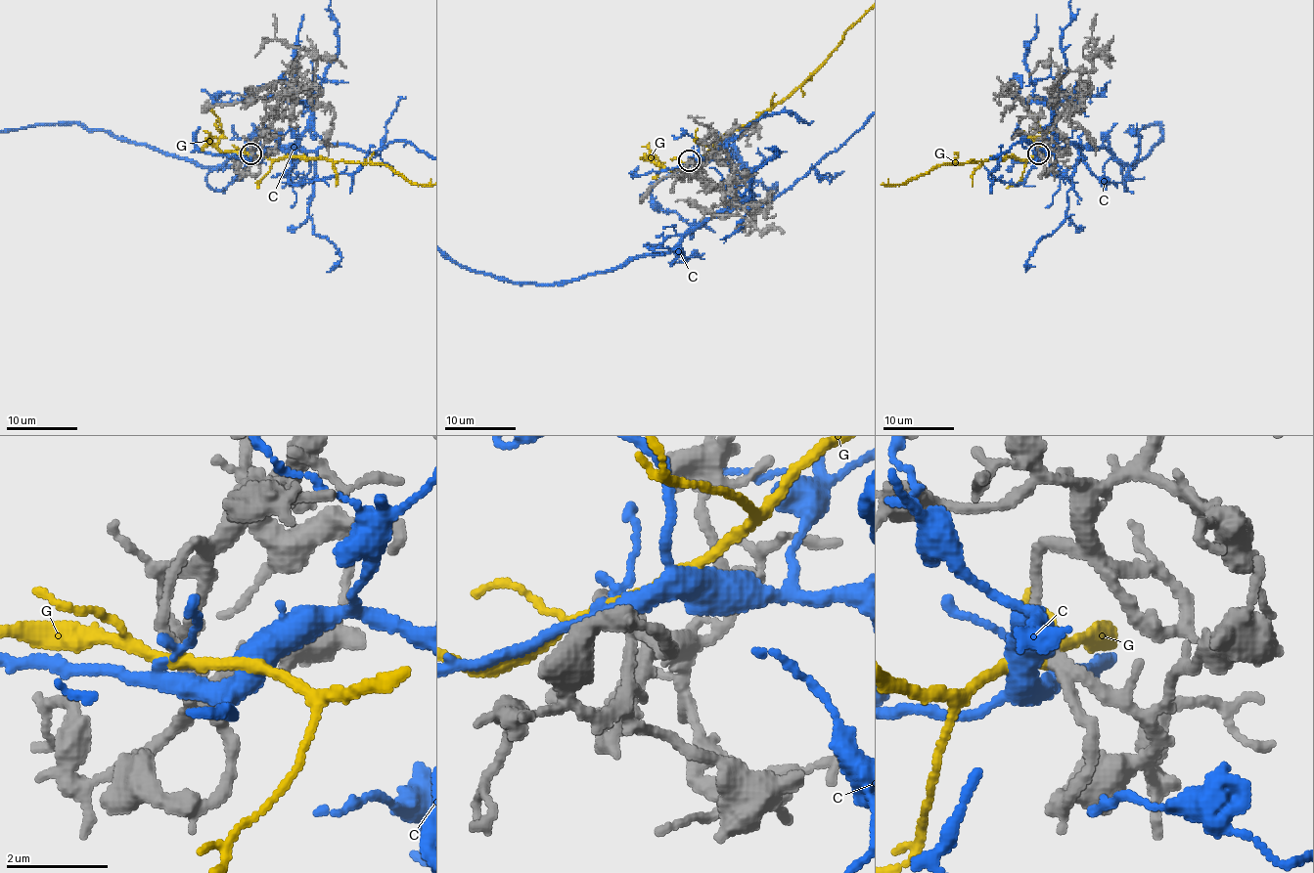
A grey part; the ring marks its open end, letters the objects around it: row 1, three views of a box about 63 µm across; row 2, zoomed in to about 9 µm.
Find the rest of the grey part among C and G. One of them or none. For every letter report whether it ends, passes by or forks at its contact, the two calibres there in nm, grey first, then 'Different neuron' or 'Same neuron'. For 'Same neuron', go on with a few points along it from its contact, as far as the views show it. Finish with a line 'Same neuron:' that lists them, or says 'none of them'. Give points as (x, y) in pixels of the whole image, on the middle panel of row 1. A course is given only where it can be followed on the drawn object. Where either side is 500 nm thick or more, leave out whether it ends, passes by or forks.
C: It forks there. Thickness 220 nm (grey) against 280 nm. Different neuron
G: It forks there. Thickness 200 nm (grey) against 180 nm. Different neuron
Same neuron: none of them

